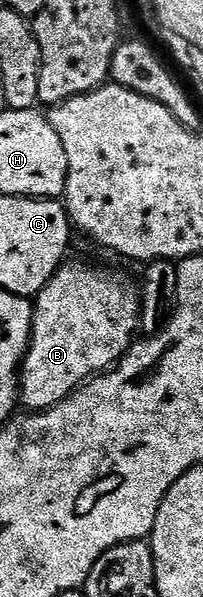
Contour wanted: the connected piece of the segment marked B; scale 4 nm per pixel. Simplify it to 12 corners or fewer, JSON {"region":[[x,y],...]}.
{"region":[[62,263],[33,306],[19,400],[44,412],[139,332],[136,279]]}

